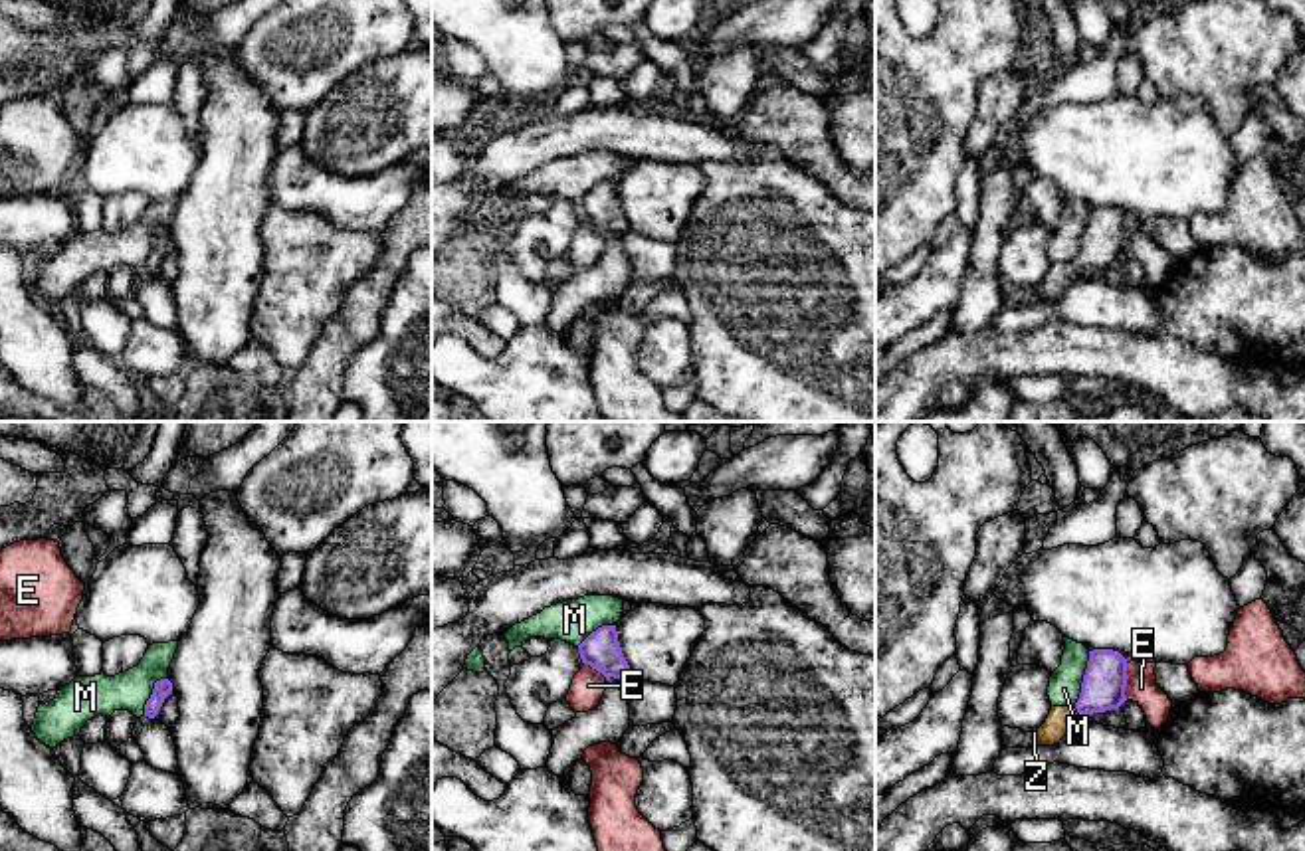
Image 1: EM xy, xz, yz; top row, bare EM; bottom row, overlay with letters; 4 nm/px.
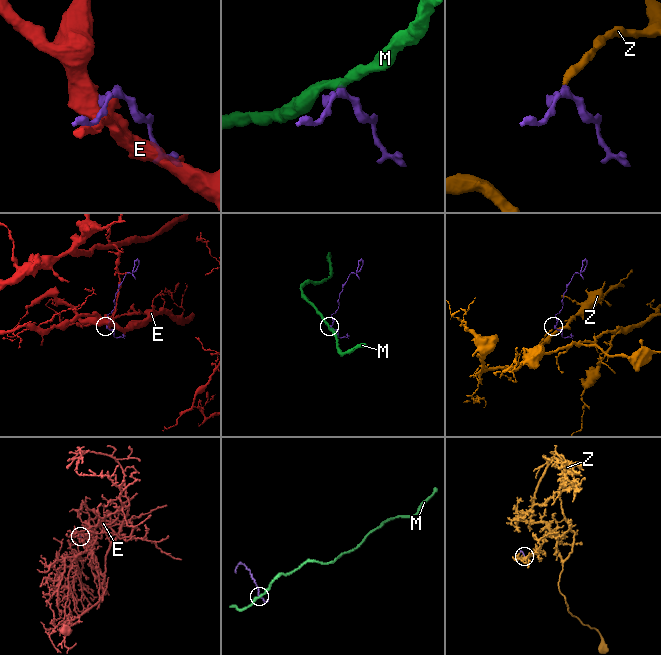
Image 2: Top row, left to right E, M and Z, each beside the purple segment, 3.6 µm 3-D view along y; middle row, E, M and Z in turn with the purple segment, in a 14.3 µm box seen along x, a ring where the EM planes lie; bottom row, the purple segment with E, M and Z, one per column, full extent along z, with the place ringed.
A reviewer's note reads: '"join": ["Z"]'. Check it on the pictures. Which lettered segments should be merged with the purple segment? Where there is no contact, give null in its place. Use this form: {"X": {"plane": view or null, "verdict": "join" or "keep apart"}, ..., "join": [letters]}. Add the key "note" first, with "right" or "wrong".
{"note": "right", "E": {"plane": "yz", "verdict": "keep apart"}, "M": {"plane": "yz", "verdict": "keep apart"}, "Z": {"plane": "yz", "verdict": "join"}, "join": ["Z"]}

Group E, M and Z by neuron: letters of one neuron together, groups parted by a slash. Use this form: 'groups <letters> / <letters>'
groups E / M / Z

